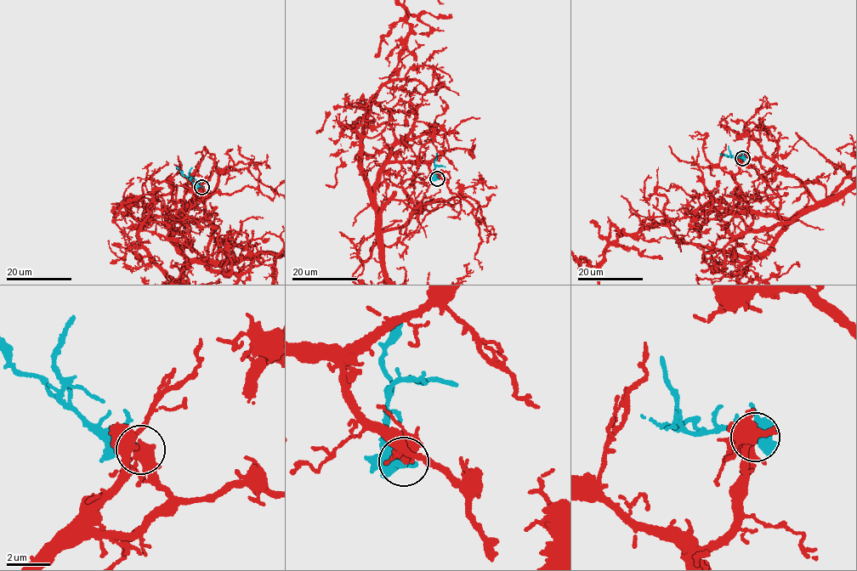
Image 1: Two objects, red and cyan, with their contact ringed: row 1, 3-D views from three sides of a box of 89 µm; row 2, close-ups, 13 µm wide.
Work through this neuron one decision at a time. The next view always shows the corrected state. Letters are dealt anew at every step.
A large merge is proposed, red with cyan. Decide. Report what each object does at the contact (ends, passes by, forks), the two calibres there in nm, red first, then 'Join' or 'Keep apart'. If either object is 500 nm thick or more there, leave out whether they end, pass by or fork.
At the ring red forks. At the ring cyan ends. Thickness 360 nm (red) against 280 nm. Join

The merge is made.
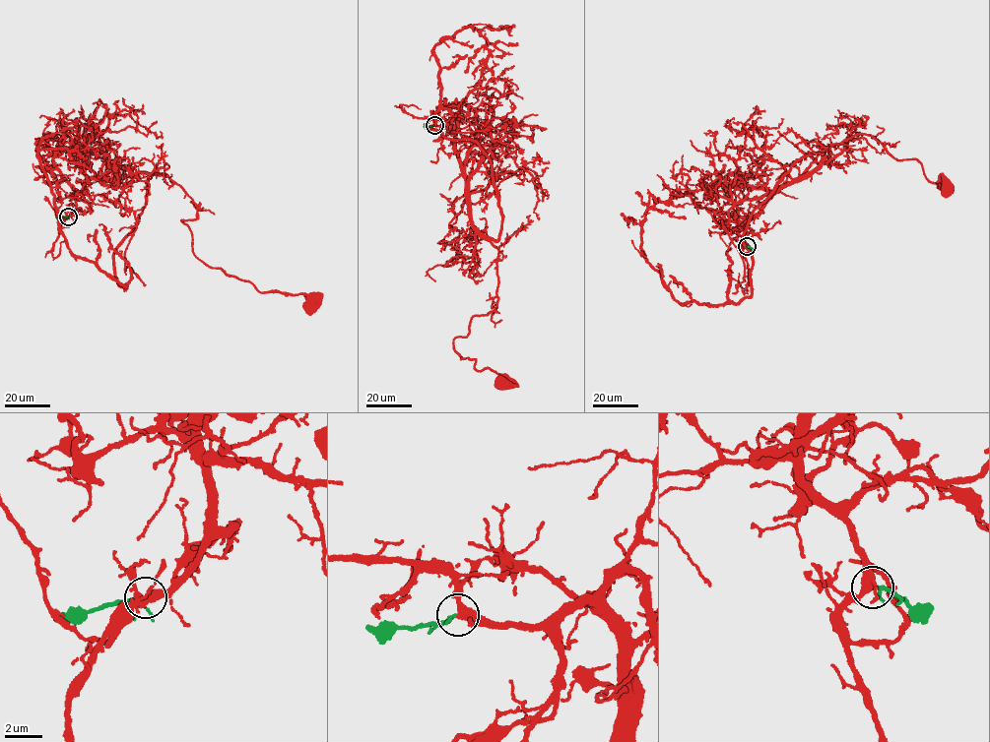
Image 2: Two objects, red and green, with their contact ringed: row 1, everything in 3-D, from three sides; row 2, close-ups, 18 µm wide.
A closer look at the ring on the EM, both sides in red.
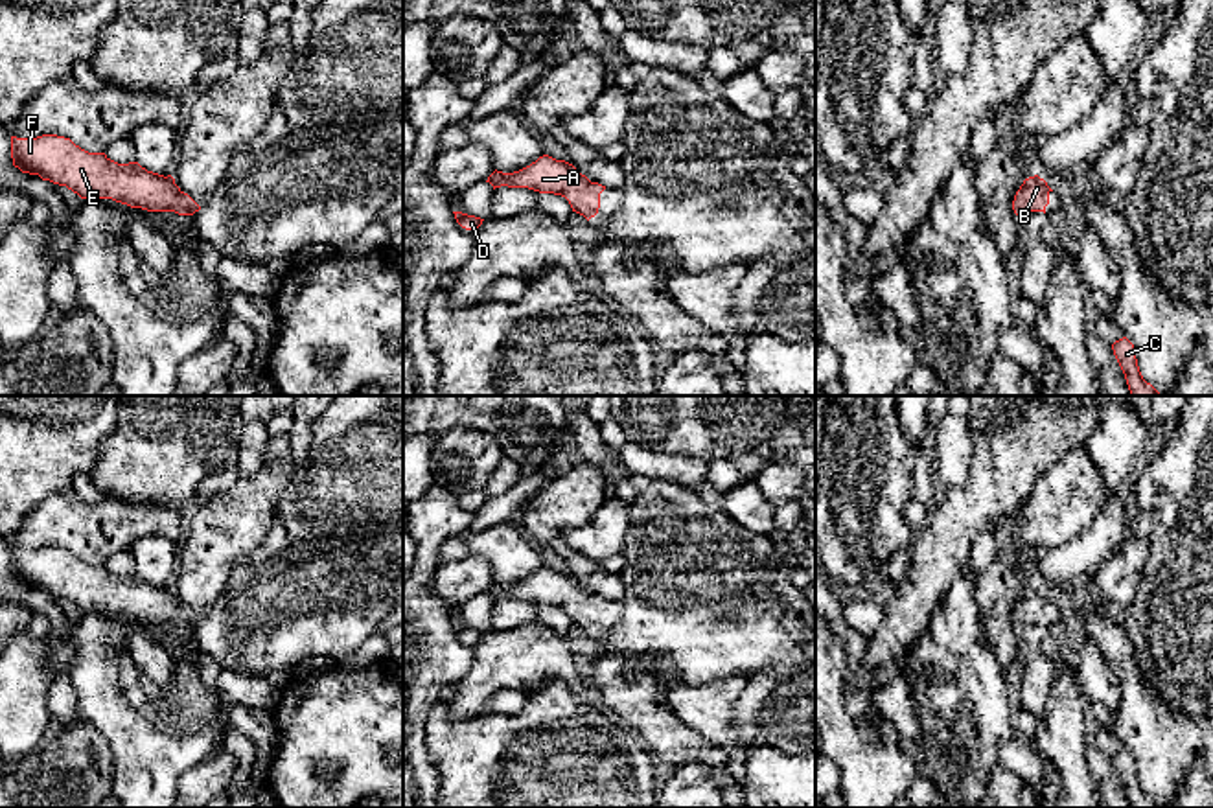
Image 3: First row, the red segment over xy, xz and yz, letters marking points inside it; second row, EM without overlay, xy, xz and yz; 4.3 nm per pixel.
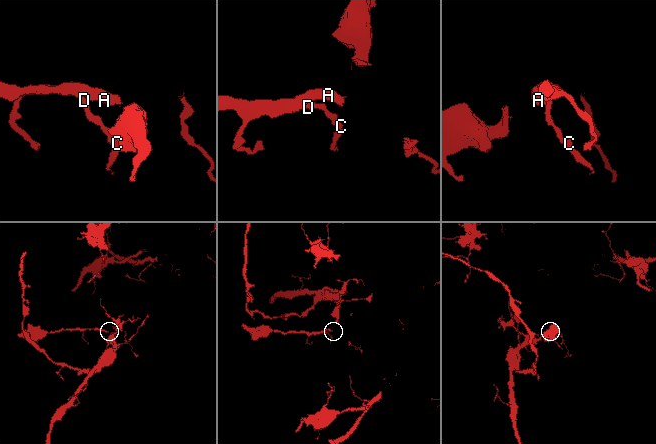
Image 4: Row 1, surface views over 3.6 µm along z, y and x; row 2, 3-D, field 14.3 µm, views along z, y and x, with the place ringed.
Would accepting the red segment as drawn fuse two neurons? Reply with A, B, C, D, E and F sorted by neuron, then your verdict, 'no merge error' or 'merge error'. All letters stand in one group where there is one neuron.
groups A B C D E F; no merge error

